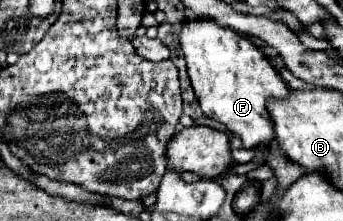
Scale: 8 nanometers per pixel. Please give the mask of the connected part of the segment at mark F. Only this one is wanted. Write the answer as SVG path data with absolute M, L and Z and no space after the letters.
M187 19L181 23L179 41L201 111L239 135L245 147L271 143L275 135L265 105L271 97L287 97L289 89L251 39L229 27L221 27L213 19Z

